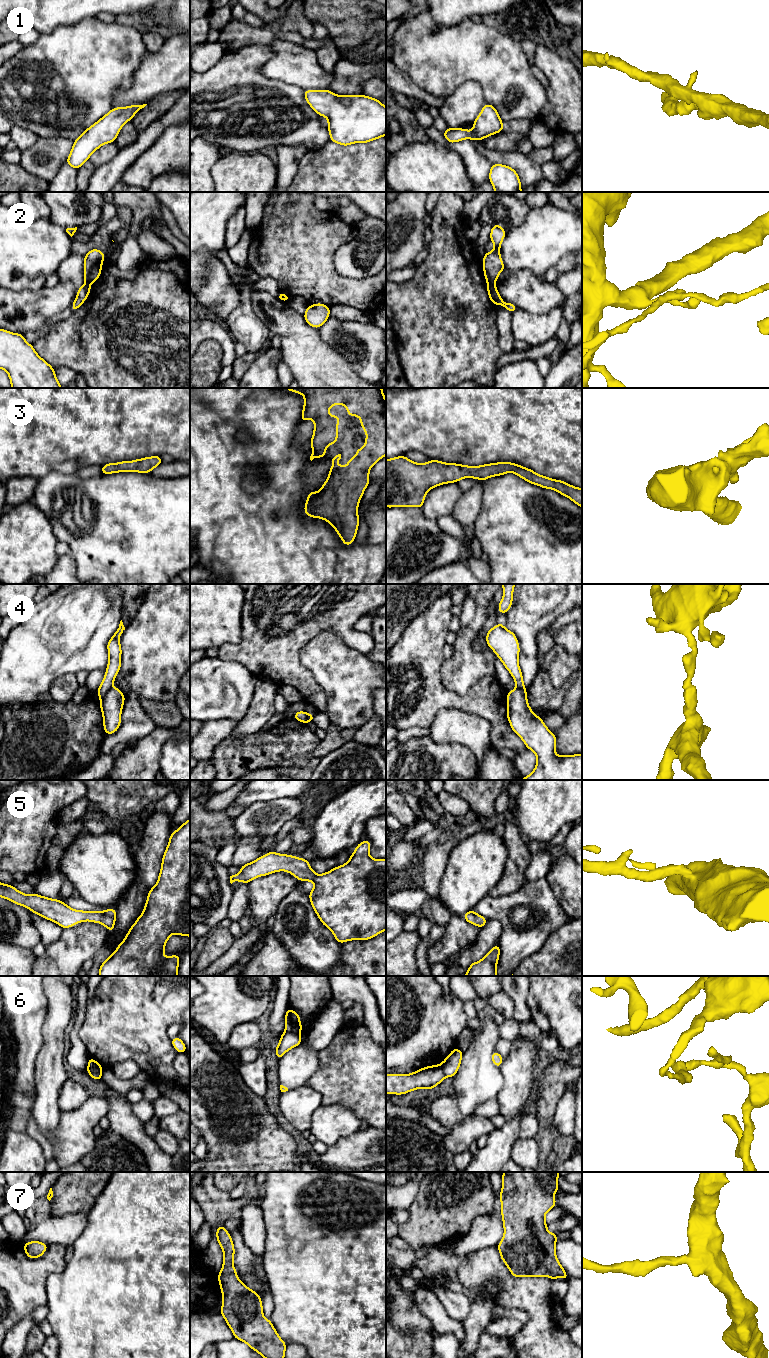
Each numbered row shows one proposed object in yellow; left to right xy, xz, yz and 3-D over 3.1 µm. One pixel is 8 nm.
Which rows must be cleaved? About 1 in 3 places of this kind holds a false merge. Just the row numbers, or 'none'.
2, 4, 6

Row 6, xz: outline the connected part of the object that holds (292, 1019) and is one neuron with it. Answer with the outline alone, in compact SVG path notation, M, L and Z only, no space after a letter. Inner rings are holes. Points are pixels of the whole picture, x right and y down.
M288 1007L285 1014L285 1032L299 1034L302 1030L299 1014Z

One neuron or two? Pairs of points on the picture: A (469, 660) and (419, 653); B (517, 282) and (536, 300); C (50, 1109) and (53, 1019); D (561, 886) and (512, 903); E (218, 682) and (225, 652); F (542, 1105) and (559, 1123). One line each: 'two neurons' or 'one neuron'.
A: two neurons
B: one neuron
C: one neuron
D: two neurons
E: two neurons
F: two neurons

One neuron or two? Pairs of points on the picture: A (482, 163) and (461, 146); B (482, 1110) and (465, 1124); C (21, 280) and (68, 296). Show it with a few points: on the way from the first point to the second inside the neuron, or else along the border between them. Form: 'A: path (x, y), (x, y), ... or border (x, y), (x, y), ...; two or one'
A: path (477, 162), (466, 151); one
B: border (474, 1112), (489, 1117); two
C: border (43, 285), (36, 290), (18, 291); two

